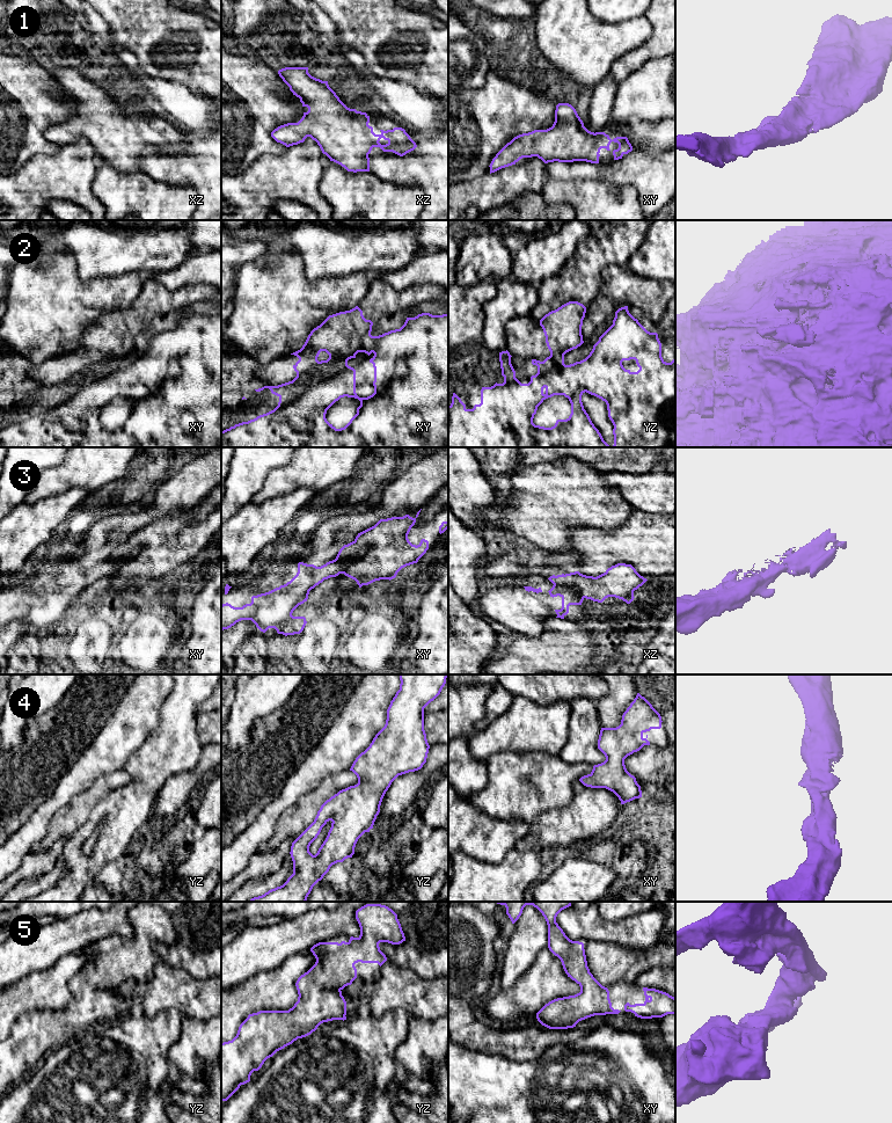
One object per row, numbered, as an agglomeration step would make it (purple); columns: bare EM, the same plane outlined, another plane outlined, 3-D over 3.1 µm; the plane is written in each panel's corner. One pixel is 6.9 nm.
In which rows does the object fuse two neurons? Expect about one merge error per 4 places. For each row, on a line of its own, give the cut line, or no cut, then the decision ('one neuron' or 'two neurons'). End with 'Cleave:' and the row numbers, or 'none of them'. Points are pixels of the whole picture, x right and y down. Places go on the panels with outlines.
1: cut none; one neuron
2: cut xy (370, 332), (350, 344), (326, 341), (317, 343), (312, 336); two neurons
3: cut xz (554, 583), (574, 589), (584, 597); two neurons
4: cut none; one neuron
5: cut none; one neuron
Cleave: 2, 3

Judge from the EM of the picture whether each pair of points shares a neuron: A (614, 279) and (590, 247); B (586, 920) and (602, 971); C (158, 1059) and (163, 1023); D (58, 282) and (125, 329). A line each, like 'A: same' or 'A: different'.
A: different
B: different
C: same
D: different

